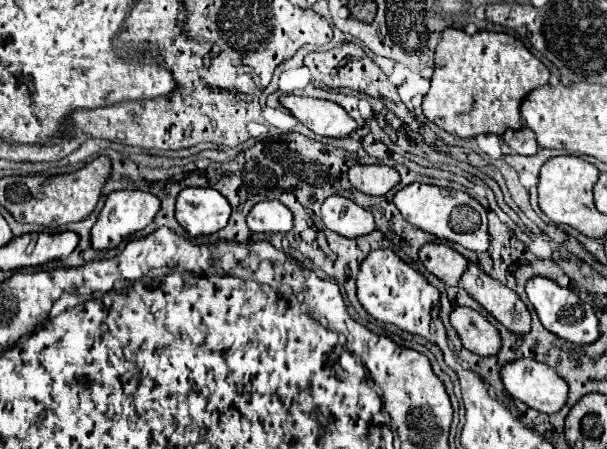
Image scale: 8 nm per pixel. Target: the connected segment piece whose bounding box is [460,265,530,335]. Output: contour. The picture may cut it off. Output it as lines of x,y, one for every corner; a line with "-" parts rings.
470,265
468,271
462,275
460,285
508,331
516,335
524,335
530,329
530,311
520,301
520,297
498,283
496,279
488,277
480,267

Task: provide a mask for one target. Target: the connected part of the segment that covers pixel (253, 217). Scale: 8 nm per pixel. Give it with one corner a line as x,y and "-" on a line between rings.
260,201
248,215
252,233
288,233
292,225
294,217
280,201

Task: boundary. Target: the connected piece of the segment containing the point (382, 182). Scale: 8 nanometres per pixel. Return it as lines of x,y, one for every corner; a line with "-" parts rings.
354,165
348,179
360,193
386,195
400,181
400,175
386,165

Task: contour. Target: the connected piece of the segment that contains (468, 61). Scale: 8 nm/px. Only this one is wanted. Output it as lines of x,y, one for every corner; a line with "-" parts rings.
448,27
444,29
438,47
434,51
434,75
432,85
424,97
422,111
428,121
436,123
444,131
456,137
476,137
480,133
502,135
506,129
520,129
520,103
522,99
536,87
548,83
548,67
536,59
522,41
508,33
494,33
494,31
476,31
468,35
462,29

